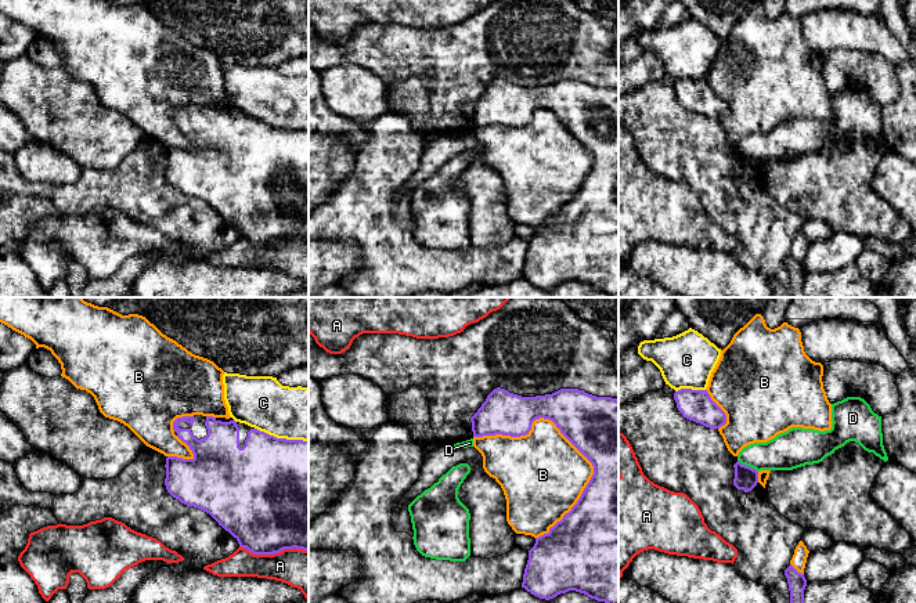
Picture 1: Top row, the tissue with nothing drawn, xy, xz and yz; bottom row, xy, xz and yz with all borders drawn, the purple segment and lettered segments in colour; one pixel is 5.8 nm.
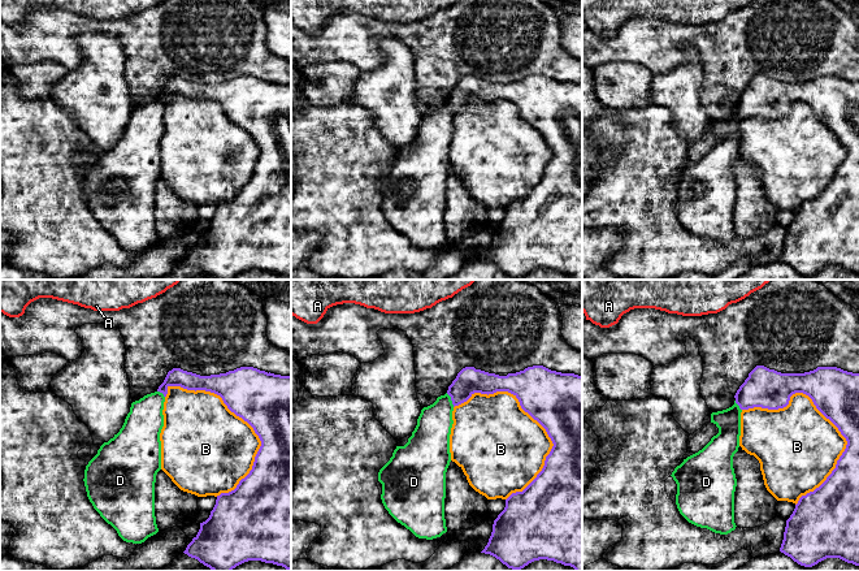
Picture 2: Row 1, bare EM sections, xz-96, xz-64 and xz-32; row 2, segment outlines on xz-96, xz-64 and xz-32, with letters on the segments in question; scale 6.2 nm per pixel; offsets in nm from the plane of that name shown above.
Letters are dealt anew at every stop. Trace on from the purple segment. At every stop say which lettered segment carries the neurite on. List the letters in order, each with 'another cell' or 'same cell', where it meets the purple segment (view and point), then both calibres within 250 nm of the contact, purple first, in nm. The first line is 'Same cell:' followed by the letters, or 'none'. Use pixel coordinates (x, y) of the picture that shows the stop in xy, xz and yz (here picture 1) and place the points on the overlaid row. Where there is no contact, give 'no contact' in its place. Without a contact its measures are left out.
Same cell: none
A: another cell; meets purple in xy at (274, 552); 500 nm thick on the purple side, 240 nm on the other
B: another cell; meets purple in xz at (537, 418); 280 nm thick on the purple side, 360 nm on the other
C: another cell; meets purple in xy at (281, 439); 500 nm thick on the purple side, 300 nm on the other
D: another cell; meets purple in yz at (747, 466); 140 nm thick on the purple side, 220 nm on the other

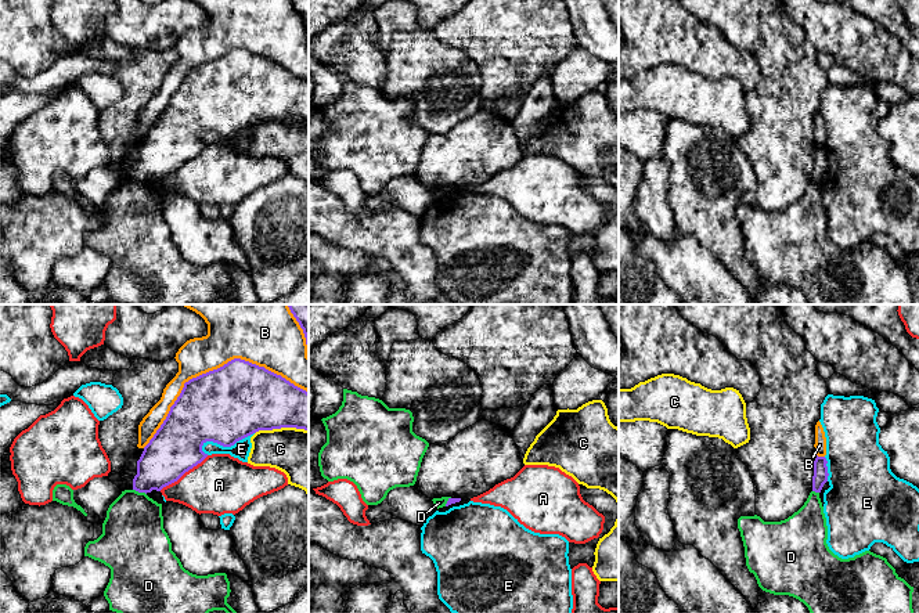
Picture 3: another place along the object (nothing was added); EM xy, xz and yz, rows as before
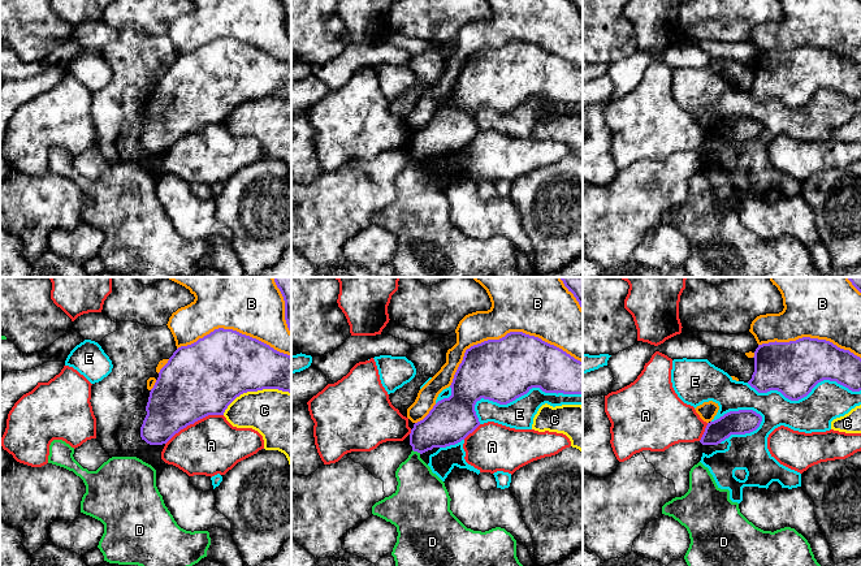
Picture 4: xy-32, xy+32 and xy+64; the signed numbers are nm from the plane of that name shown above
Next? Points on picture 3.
Same cell: none
A: another cell; meets purple in xy at (183, 473); 300 nm thick on the purple side, 340 nm on the other
B: another cell; meets purple in xy at (213, 370); 440 nm thick on the purple side, 300 nm on the other
C: another cell; meets purple in xy at (281, 426); 380 nm thick on the purple side, 320 nm on the other
D: another cell; meets purple in xy at (140, 491); 280 nm thick on the purple side, 360 nm on the other
E: another cell; meets purple in xy at (226, 446); 440 nm thick on the purple side, 100 nm on the other

